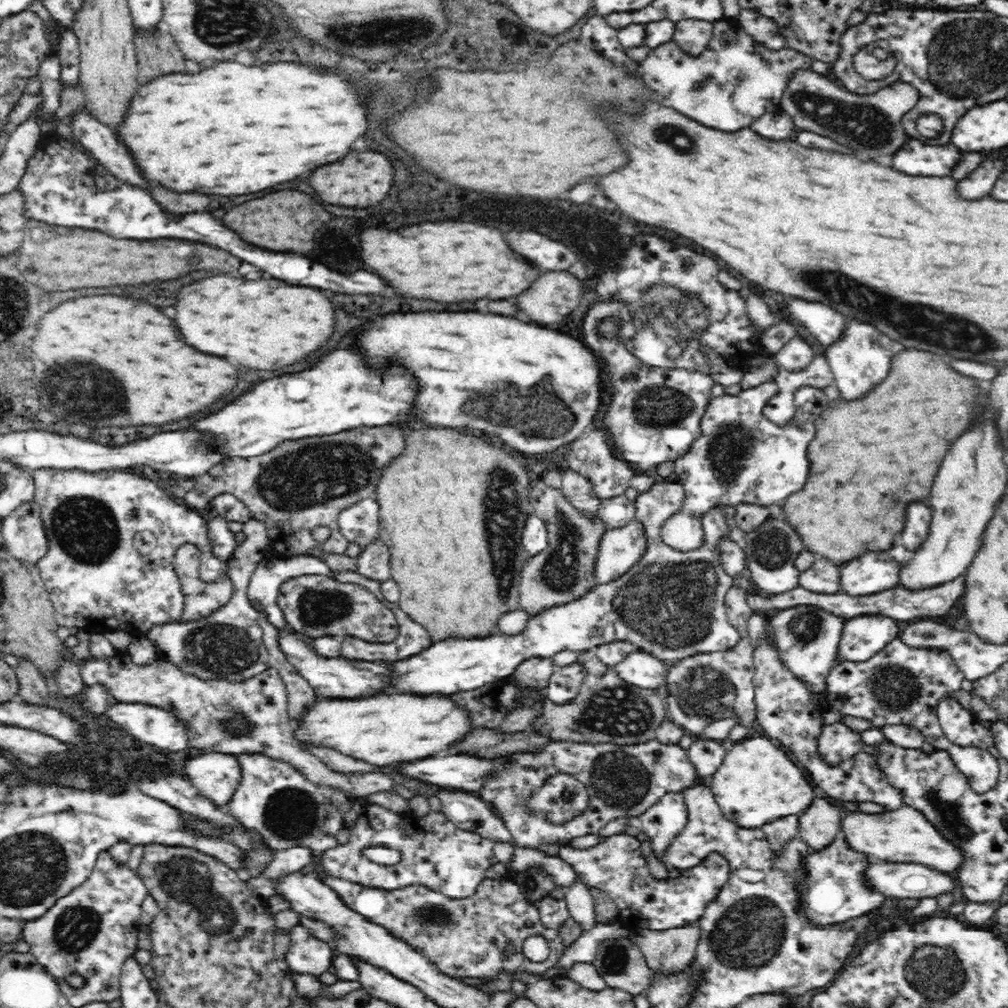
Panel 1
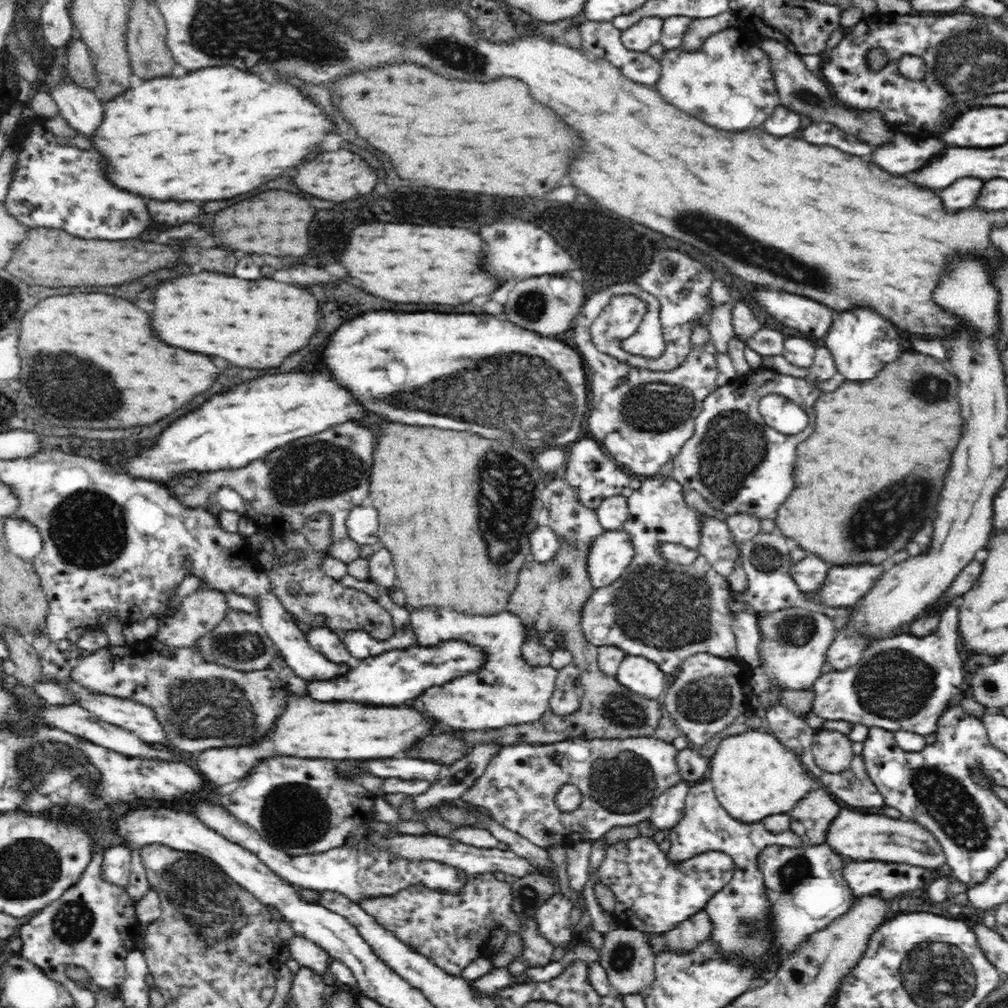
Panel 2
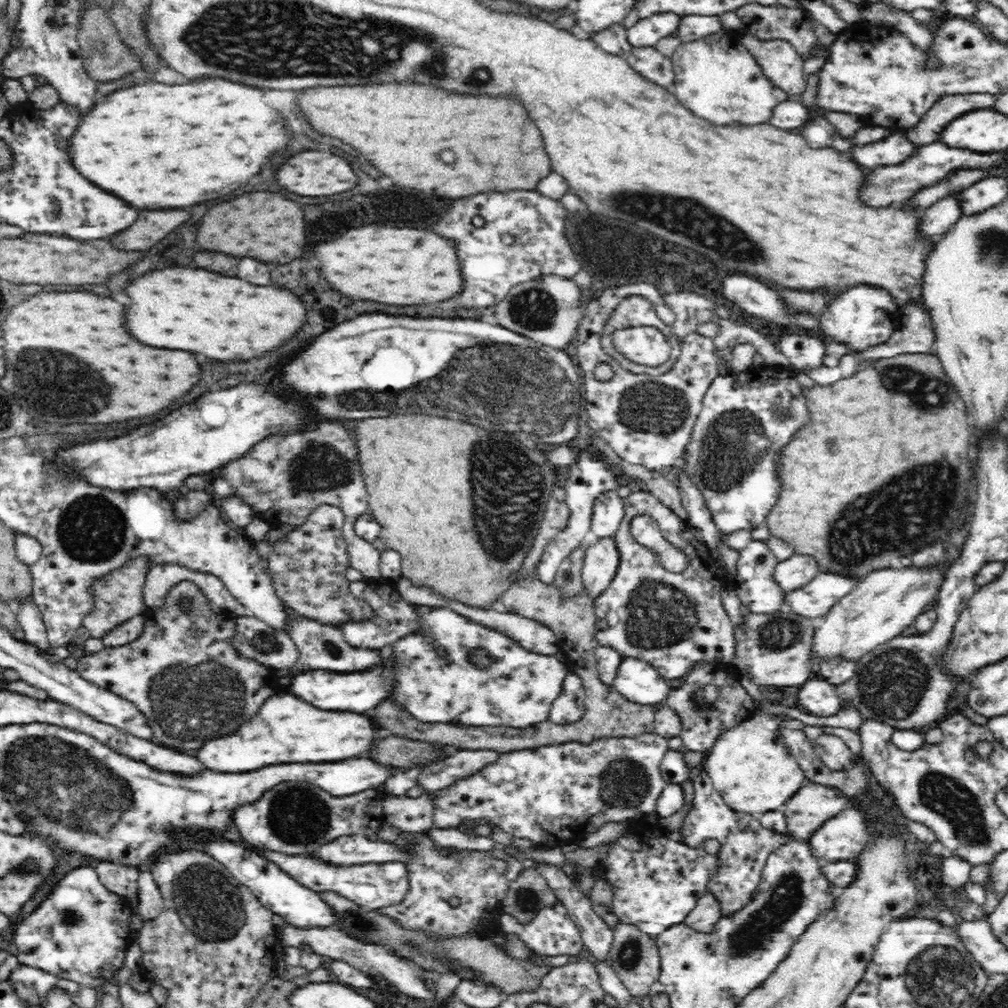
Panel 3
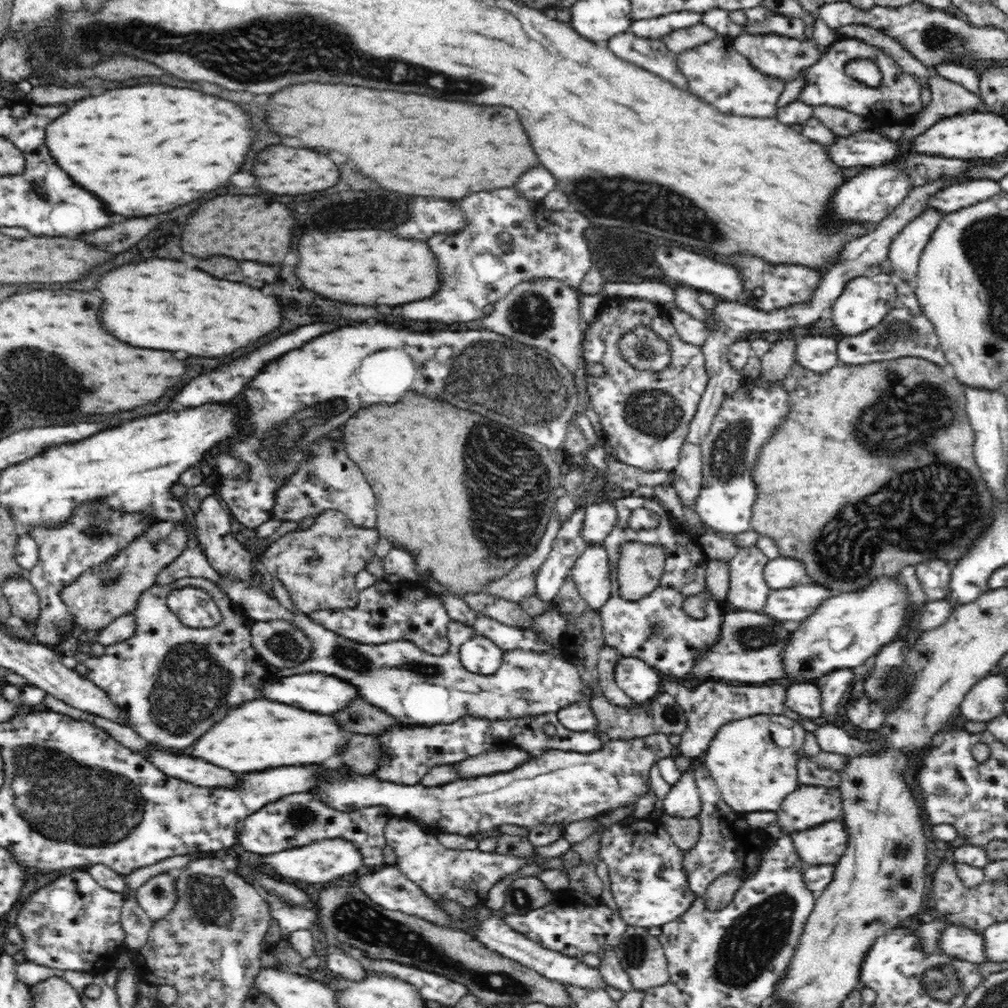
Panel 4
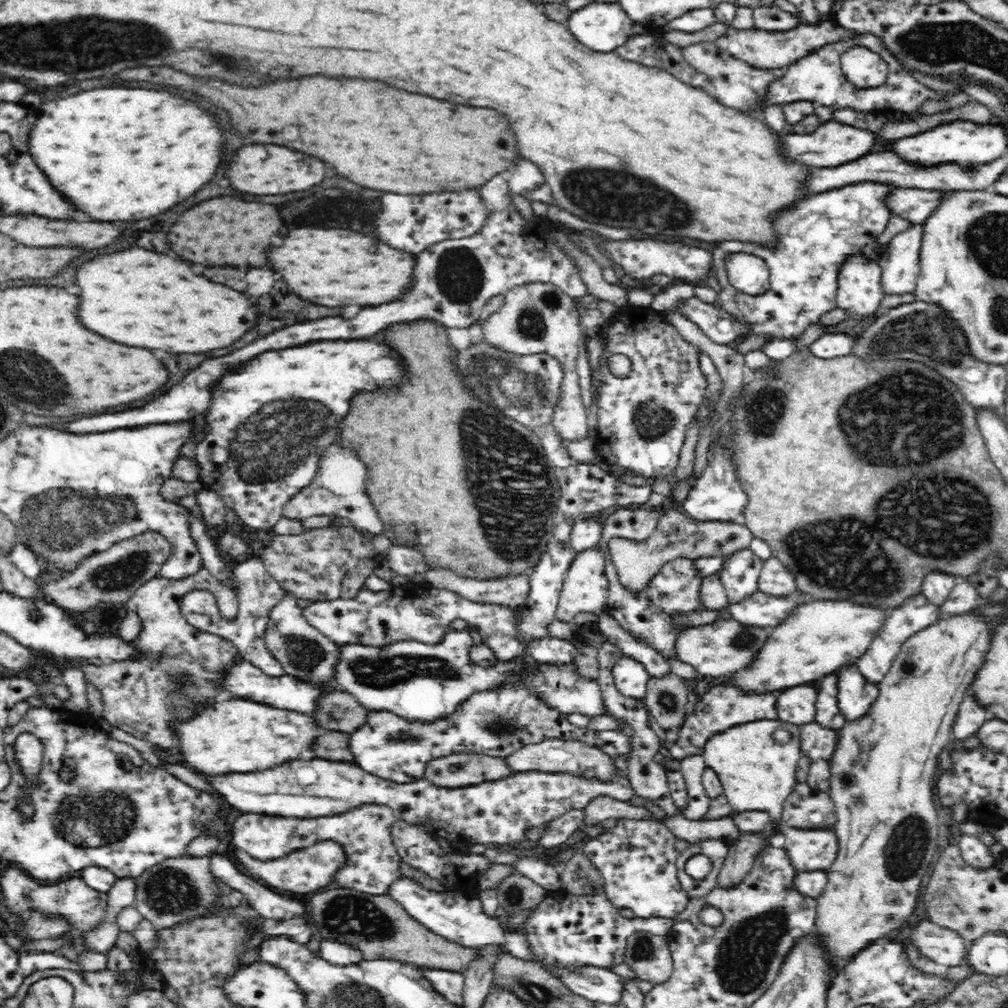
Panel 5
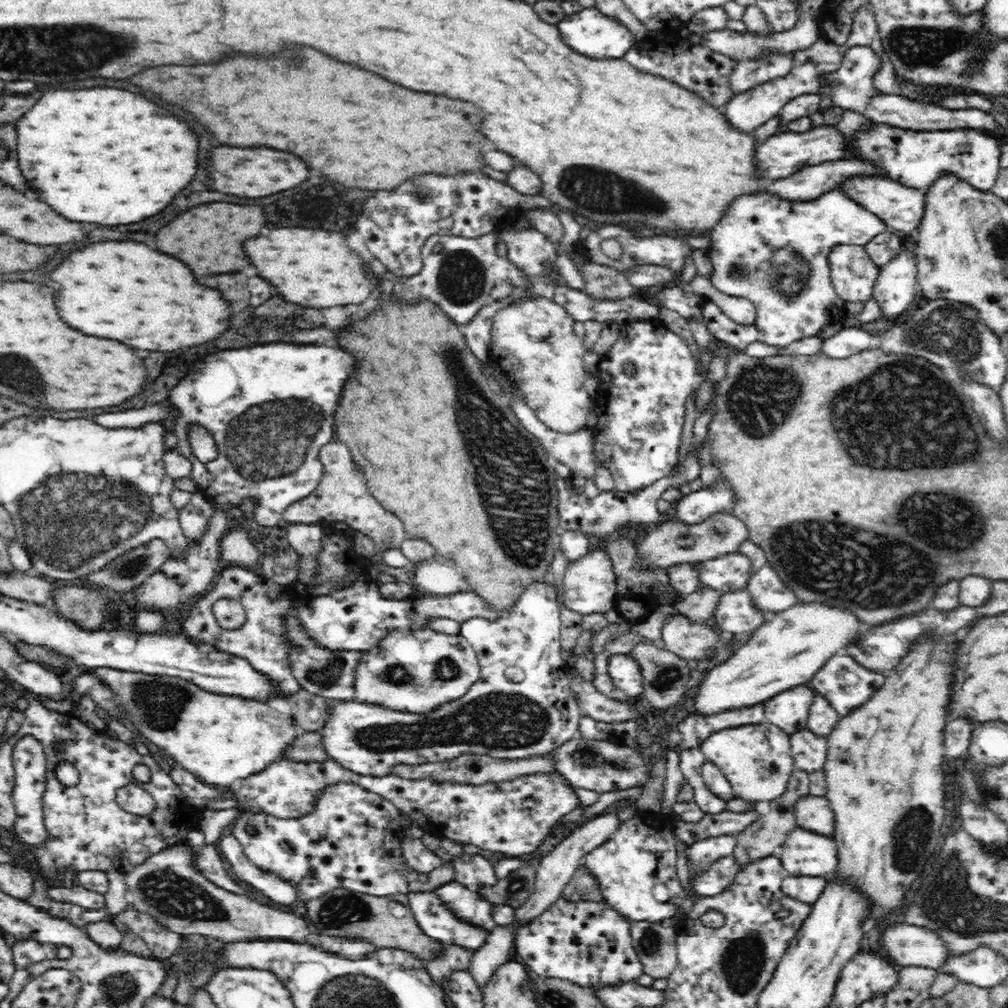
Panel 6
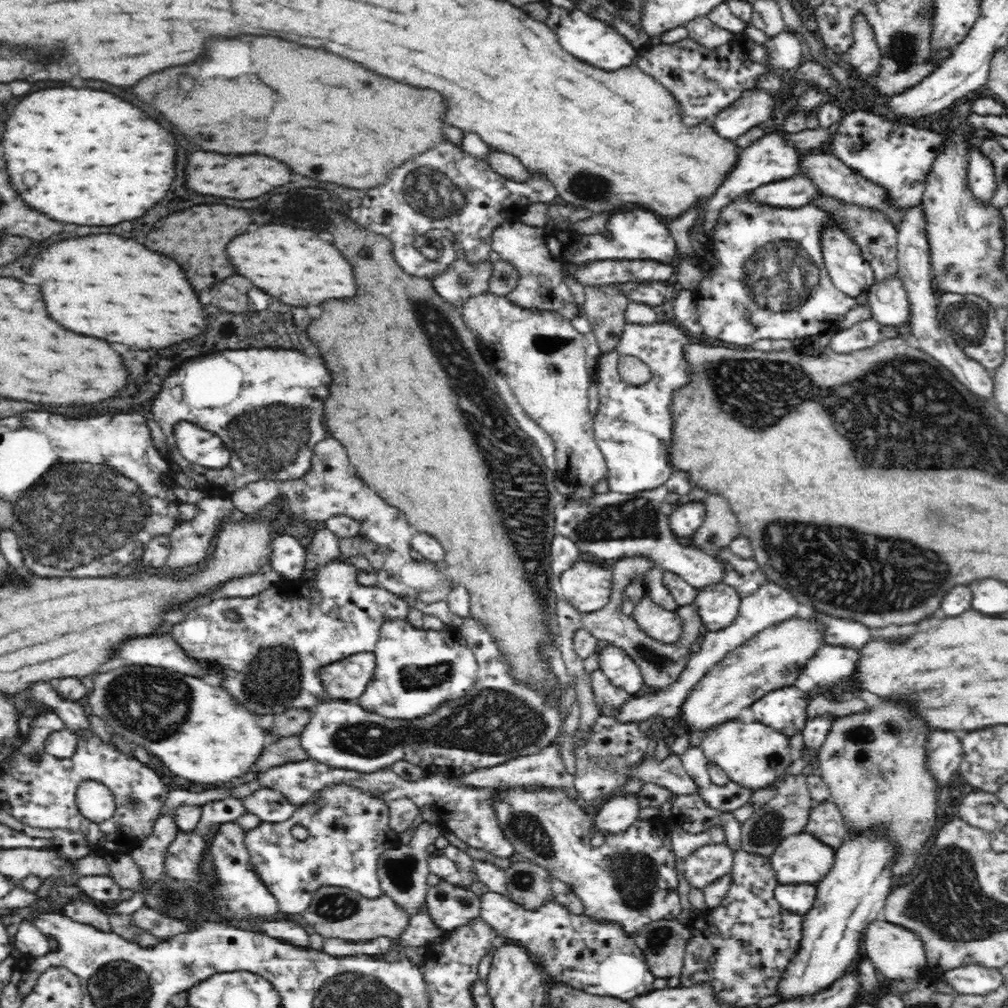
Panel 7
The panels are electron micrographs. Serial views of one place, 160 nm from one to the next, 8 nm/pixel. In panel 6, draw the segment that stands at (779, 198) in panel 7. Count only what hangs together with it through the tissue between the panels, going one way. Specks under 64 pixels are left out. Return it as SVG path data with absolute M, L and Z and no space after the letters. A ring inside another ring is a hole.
M838 159L828 161L820 165L808 166L806 170L800 170L788 178L772 182L766 186L766 190L783 200L788 201L812 201L826 192L835 189L840 182L844 182L850 176L875 176L884 177L880 172L862 160Z

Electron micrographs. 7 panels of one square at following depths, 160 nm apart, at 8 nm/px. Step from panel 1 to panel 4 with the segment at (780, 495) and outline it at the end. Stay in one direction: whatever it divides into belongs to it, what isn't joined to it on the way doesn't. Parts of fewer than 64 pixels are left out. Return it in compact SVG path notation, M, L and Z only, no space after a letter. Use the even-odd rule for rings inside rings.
M780 382L770 386L756 386L745 392L740 386L720 406L716 418L702 440L701 489L693 502L693 510L709 530L721 534L738 534L750 530L750 517L755 499L751 480L751 466L762 444L766 444L773 428L787 413L787 392Z

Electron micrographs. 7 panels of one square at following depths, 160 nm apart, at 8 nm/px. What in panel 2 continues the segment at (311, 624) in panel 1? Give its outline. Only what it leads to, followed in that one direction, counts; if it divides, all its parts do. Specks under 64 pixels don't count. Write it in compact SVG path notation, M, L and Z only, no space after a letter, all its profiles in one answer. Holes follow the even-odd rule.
M318 511L310 515L306 522L295 531L290 531L276 540L272 555L274 564L269 574L274 594L282 606L295 617L296 622L304 628L309 627L316 616L324 616L325 626L332 629L340 638L345 631L363 630L377 639L385 639L393 633L391 614L378 604L371 596L357 593L354 600L342 598L345 587L324 571L324 558L330 557L332 548L332 515L328 511ZM300 552L292 562L286 562L286 554Z

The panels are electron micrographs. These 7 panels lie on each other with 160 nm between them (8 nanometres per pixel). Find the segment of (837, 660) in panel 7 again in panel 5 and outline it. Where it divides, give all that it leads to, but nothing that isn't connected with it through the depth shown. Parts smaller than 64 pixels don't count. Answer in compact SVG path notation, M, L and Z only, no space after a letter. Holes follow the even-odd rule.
M844 664L833 671L838 689L837 705L846 721L868 714L870 705L878 698L878 683L869 682L853 664Z

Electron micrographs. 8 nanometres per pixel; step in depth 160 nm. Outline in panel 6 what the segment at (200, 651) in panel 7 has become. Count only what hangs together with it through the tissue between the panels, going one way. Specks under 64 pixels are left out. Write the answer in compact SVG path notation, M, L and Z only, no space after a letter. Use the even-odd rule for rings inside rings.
M230 567L226 570L220 570L217 579L214 581L210 591L200 602L193 602L189 610L189 616L182 622L183 634L197 642L200 647L205 649L216 650L234 657L240 658L250 663L250 667L254 668L256 673L262 675L262 678L270 680L270 685L274 688L274 694L268 696L266 700L274 700L274 698L288 698L292 694L298 694L303 690L301 682L297 680L297 676L292 671L291 653L295 648L290 635L288 635L288 625L286 618L288 612L293 612L295 618L299 620L299 628L310 640L314 641L314 645L318 649L332 651L364 651L371 650L378 639L384 638L389 632L395 628L400 629L424 629L427 622L433 618L451 618L452 620L463 623L466 619L474 617L488 617L488 619L498 619L499 616L495 610L491 610L482 598L474 594L472 590L457 591L447 595L445 598L429 598L418 601L408 600L403 597L398 600L390 600L386 598L377 582L371 580L356 580L351 586L340 588L322 596L310 597L306 595L298 586L285 587L278 584L272 579L262 576L258 570L248 569L246 567ZM230 598L240 601L245 610L246 622L237 629L222 628L217 621L214 613L214 604L222 602L223 599Z

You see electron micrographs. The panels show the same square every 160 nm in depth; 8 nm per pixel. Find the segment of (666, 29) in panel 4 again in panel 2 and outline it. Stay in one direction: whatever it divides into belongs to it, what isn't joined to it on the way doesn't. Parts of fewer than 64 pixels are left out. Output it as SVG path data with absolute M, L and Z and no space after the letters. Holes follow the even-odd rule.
M649 16L623 30L621 39L624 46L636 52L646 52L650 46L660 42L664 20L660 16Z

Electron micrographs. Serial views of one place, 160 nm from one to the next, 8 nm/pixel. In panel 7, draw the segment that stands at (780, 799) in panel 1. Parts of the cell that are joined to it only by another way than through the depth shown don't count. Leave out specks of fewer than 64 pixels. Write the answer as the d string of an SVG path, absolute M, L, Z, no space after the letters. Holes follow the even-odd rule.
M733 719L717 725L705 733L698 747L710 763L719 766L728 775L731 782L754 791L776 785L795 758L787 735L757 721L746 724Z

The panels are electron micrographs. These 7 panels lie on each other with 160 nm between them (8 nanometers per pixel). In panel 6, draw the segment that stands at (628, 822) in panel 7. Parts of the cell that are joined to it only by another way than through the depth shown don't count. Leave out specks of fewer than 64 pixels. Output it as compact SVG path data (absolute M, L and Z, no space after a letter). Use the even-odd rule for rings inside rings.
M610 809L610 812L604 813L604 815L596 814L596 816L579 823L569 837L560 842L554 850L544 857L538 858L534 892L530 894L526 903L516 908L516 917L525 923L536 915L542 914L542 911L545 911L555 900L558 900L564 887L572 880L574 873L578 870L581 858L590 850L598 848L606 840L610 840L614 836L614 832L621 828L622 823L616 810Z

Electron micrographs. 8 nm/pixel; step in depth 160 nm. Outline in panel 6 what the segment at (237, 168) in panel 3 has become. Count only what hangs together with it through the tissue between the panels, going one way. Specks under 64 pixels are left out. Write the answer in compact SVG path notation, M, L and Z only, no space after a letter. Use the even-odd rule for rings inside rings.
M48 90L16 122L16 154L26 184L60 216L116 226L158 214L190 182L196 166L196 138L184 122L126 90Z

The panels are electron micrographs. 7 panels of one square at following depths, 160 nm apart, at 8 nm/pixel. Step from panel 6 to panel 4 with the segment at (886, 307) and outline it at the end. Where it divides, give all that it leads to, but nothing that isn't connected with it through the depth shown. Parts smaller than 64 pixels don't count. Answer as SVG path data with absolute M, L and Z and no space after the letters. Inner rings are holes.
M928 208L912 219L892 240L887 257L891 266L889 273L896 281L914 285L923 248L942 215L942 212Z

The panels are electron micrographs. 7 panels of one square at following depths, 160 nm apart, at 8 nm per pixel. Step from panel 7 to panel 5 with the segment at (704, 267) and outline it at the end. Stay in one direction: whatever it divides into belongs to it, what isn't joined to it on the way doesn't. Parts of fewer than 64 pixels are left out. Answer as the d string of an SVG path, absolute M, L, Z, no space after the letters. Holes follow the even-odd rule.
M862 182L848 184L830 191L804 198L800 202L794 202L792 206L786 206L774 214L770 214L770 226L772 226L773 243L741 242L730 240L718 242L712 251L712 265L715 269L714 276L720 284L720 293L713 302L718 311L725 312L731 320L745 326L745 331L736 338L735 344L750 338L760 336L764 342L770 340L798 340L810 325L820 322L820 318L838 307L837 302L837 272L839 264L846 255L856 254L866 245L878 241L878 236L887 228L891 214L884 207L884 198L888 196L892 187L874 183ZM730 253L746 253L757 256L765 261L769 268L769 287L762 294L746 295L732 288L727 279L726 269L723 263L725 256Z

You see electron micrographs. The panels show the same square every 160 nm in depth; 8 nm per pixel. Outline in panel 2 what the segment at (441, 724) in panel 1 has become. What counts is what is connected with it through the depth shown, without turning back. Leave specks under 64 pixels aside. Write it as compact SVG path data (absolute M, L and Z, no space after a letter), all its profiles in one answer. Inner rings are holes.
M288 695L282 714L274 720L272 730L262 736L260 740L254 740L250 744L242 746L222 746L222 748L210 748L204 750L198 760L198 770L202 775L206 774L208 780L222 787L222 784L244 779L248 772L254 770L254 766L260 760L270 760L276 756L294 756L294 758L324 758L324 760L372 760L372 758L390 758L396 752L406 750L410 744L414 744L420 736L428 734L426 726L428 720L420 714L414 714L410 708L378 708L378 710L366 710L366 706L318 706L312 698L306 695Z

